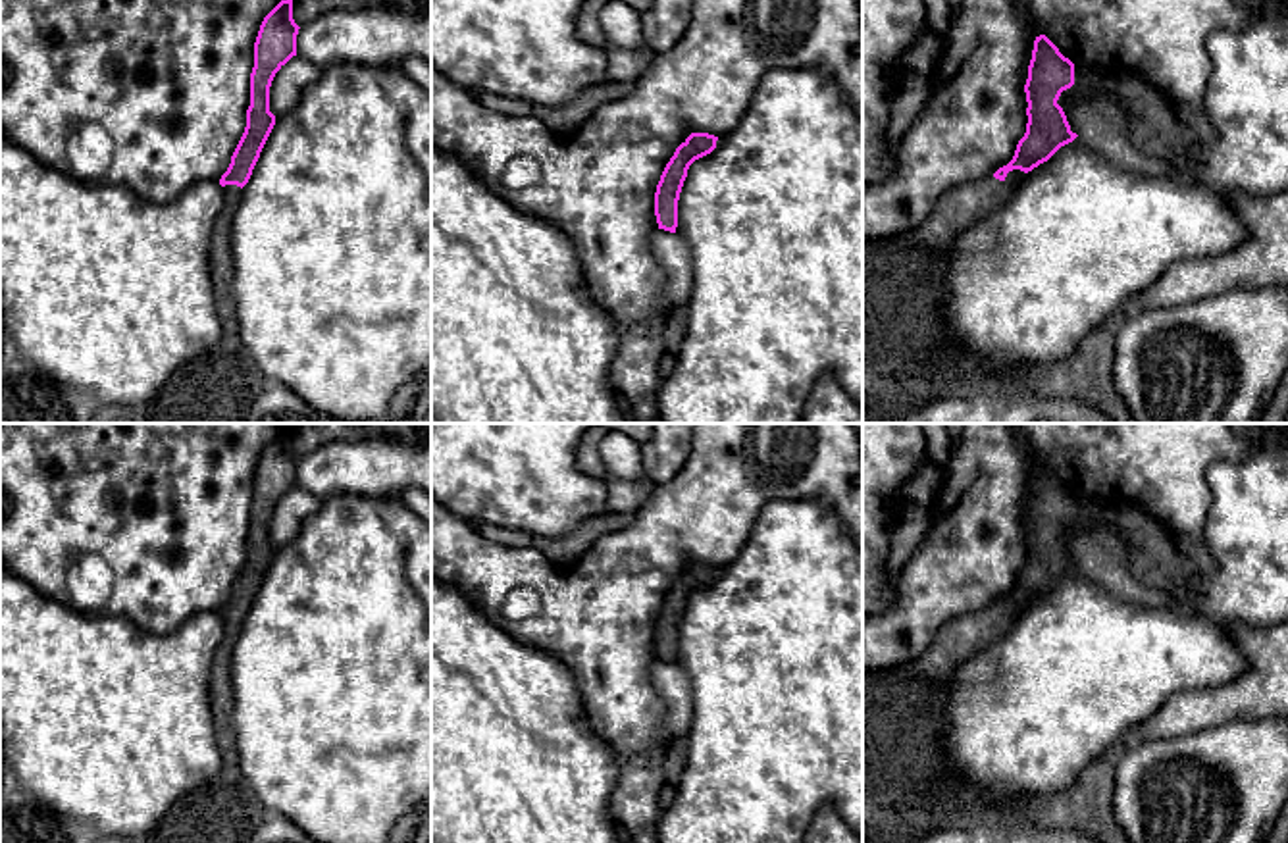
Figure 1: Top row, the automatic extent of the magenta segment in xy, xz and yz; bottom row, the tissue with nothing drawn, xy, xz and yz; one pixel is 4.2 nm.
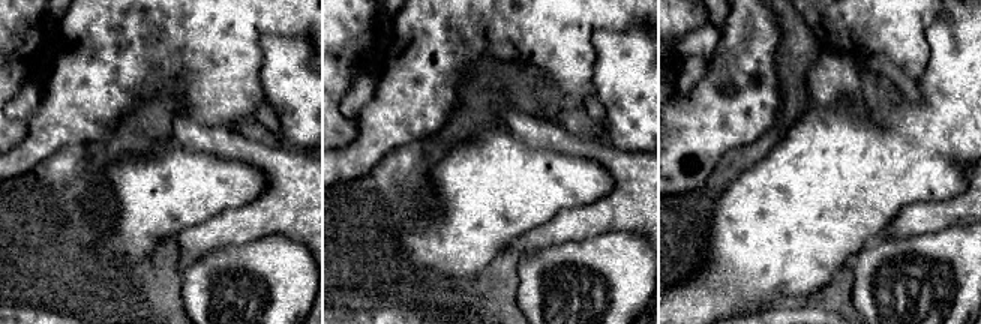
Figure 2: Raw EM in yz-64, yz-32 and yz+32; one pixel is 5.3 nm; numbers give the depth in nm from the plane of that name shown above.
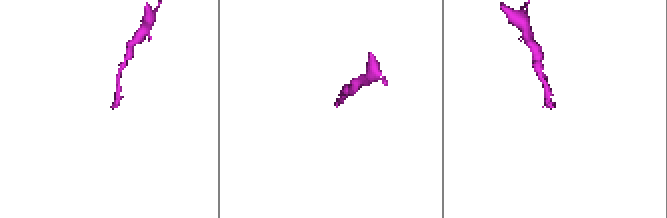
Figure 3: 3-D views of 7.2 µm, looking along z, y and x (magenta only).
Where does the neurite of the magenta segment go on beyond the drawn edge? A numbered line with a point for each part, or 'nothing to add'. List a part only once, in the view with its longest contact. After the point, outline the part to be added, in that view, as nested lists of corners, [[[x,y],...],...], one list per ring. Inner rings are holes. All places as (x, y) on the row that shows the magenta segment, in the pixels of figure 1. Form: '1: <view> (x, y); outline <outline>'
1: yz (903, 333); outline [[[1013,169],[1003,181],[993,175],[951,189],[918,229],[863,241],[863,389],[897,375],[943,375],[959,371],[976,379],[984,391],[1072,396],[1095,406],[1113,423],[1134,423],[1128,408],[1113,389],[1113,339],[1121,318],[1113,316],[1088,333],[1076,350],[1051,366],[1017,364],[1013,370],[982,373],[970,358],[963,358],[949,341],[941,319],[941,283],[957,237],[984,219],[993,208],[1009,202],[1026,173]]]

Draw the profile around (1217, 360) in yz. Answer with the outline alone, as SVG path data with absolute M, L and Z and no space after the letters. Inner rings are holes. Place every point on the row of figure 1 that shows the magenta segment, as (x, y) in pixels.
M1234 289L1121 316L1113 389L1134 423L1259 423L1288 371L1288 291Z

